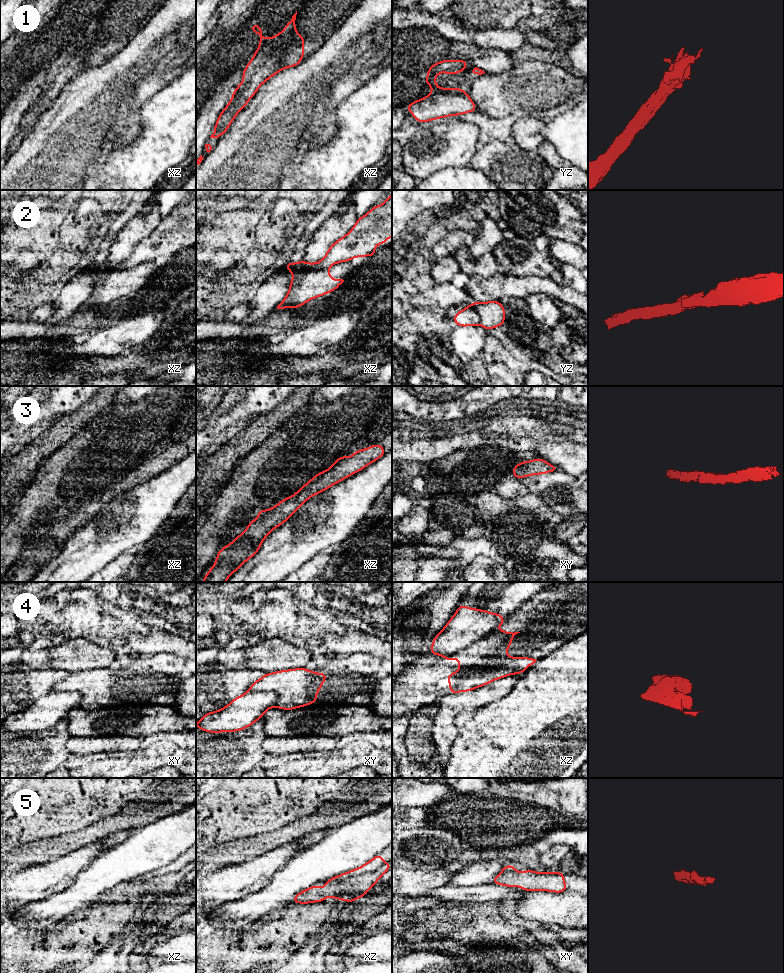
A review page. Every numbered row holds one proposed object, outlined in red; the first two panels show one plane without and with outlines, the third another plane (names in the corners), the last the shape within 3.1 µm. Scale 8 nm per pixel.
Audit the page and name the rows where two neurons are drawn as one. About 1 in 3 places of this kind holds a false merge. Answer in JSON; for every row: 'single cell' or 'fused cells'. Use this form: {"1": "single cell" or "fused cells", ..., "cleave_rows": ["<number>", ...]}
{"1": "fused cells", "2": "fused cells", "3": "single cell", "4": "fused cells", "5": "single cell", "cleave_rows": ["1", "2", "4"]}

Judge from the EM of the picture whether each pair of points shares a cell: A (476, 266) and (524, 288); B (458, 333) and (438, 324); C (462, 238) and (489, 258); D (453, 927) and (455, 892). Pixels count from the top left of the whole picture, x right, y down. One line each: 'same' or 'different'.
A: different
B: different
C: different
D: different

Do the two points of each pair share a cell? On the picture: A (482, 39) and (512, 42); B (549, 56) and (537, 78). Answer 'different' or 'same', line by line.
A: same
B: different

